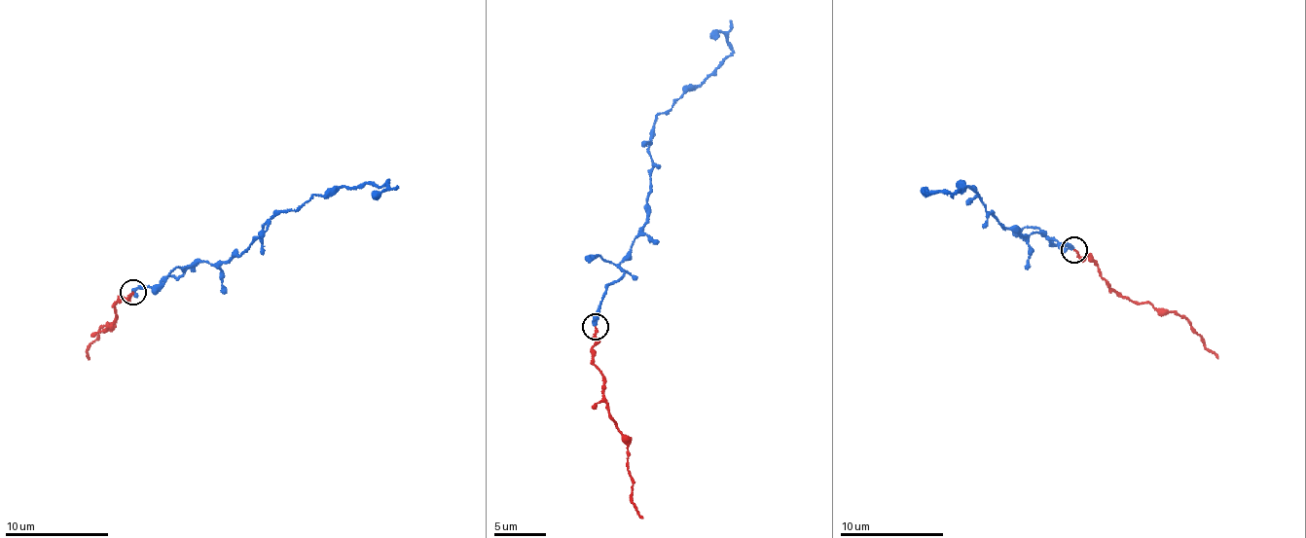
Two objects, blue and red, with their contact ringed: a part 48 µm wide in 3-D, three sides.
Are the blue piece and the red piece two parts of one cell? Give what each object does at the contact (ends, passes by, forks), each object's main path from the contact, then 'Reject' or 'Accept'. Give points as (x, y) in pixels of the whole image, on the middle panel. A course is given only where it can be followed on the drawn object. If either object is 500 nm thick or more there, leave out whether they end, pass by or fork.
At the ring blue ends. At the ring red ends. Course of blue: (595, 325), (646, 218), (647, 147), (658, 115), (731, 53), (722, 32), (713, 38). Course of red: (595, 328), (596, 365), (604, 379), (605, 407), (623, 434), (634, 485), (632, 503), (643, 519). Accept

